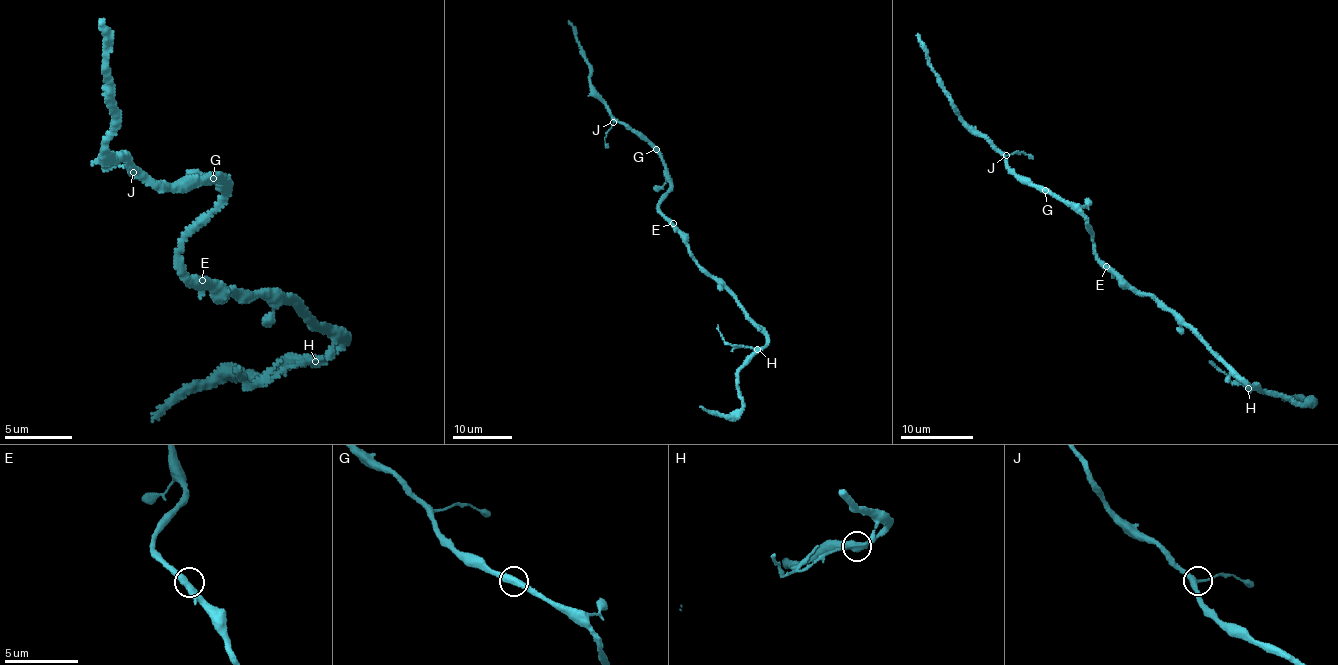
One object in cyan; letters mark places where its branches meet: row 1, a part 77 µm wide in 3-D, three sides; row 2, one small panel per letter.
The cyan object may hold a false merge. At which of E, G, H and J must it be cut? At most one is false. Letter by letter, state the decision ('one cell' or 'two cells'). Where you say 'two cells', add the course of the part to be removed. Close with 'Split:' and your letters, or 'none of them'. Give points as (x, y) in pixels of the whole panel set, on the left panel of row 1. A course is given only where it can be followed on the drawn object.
E: one cell
G: one cell
H: two cells | (316, 361), (287, 366), (272, 380), (250, 385), (239, 368)
J: one cell
Split: H

